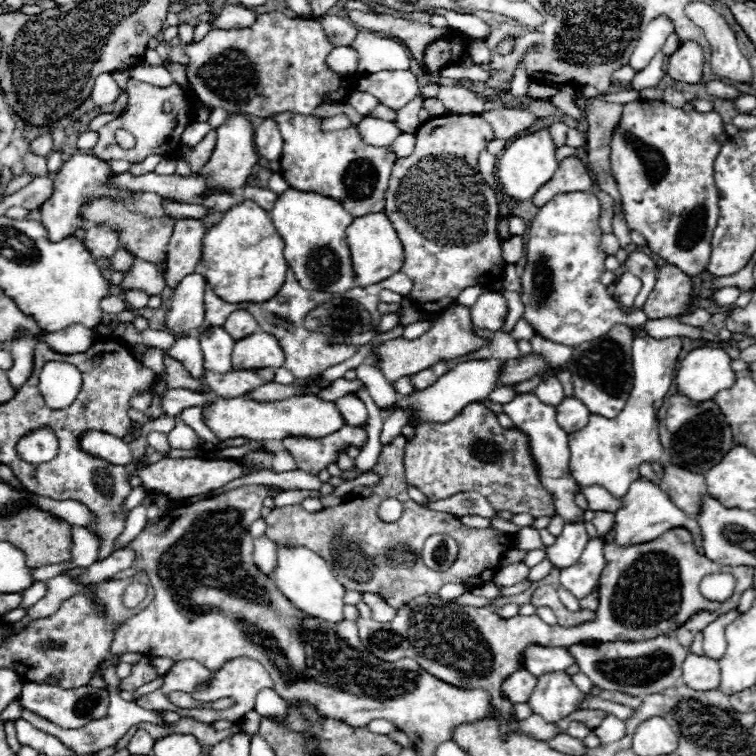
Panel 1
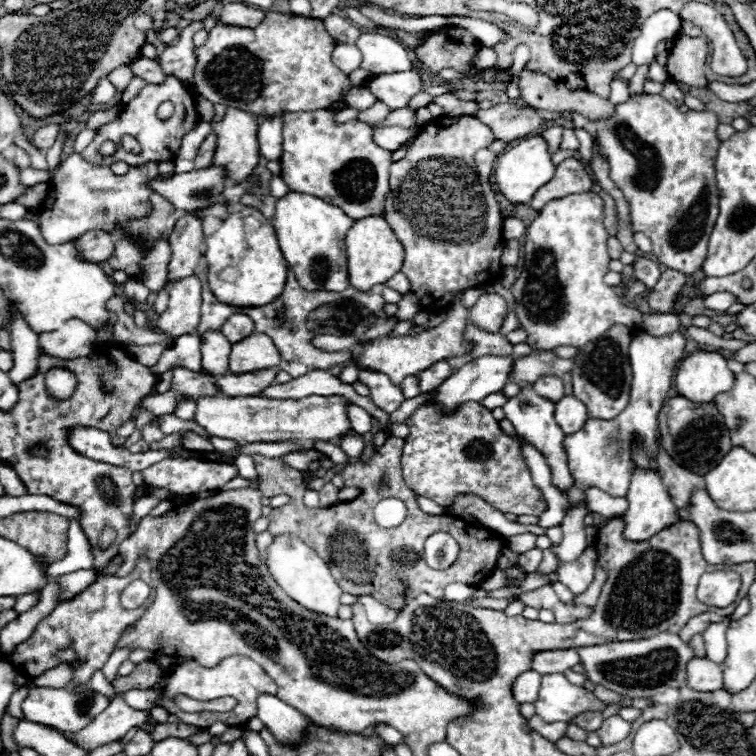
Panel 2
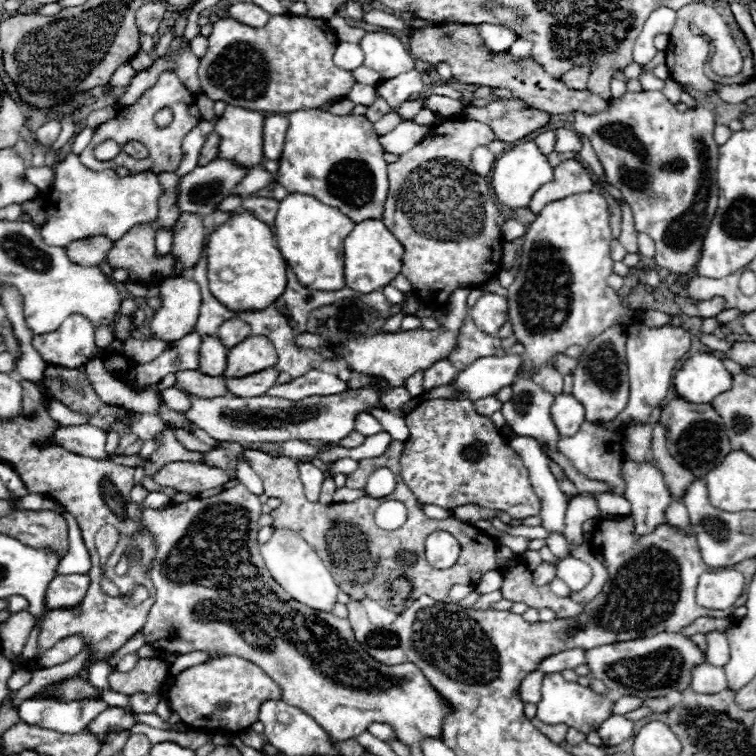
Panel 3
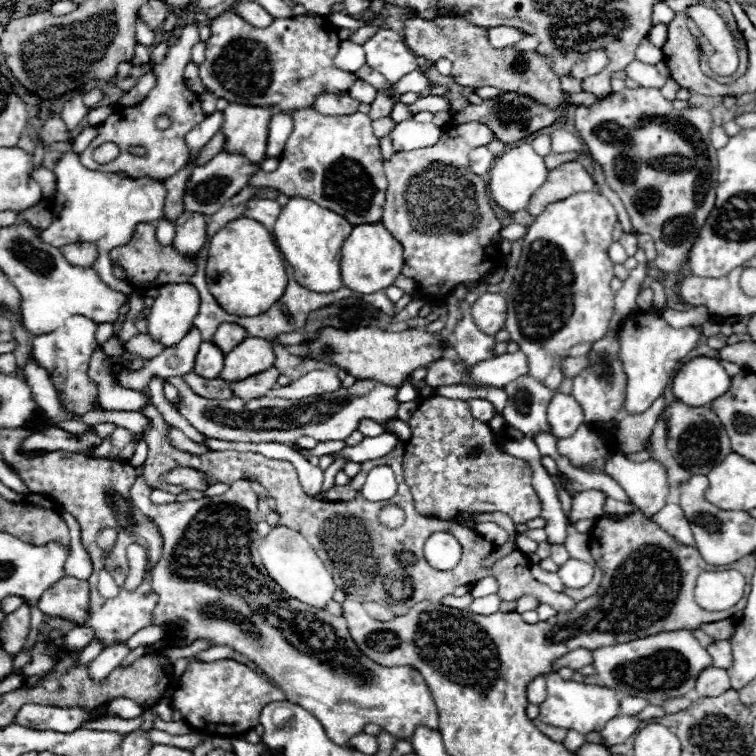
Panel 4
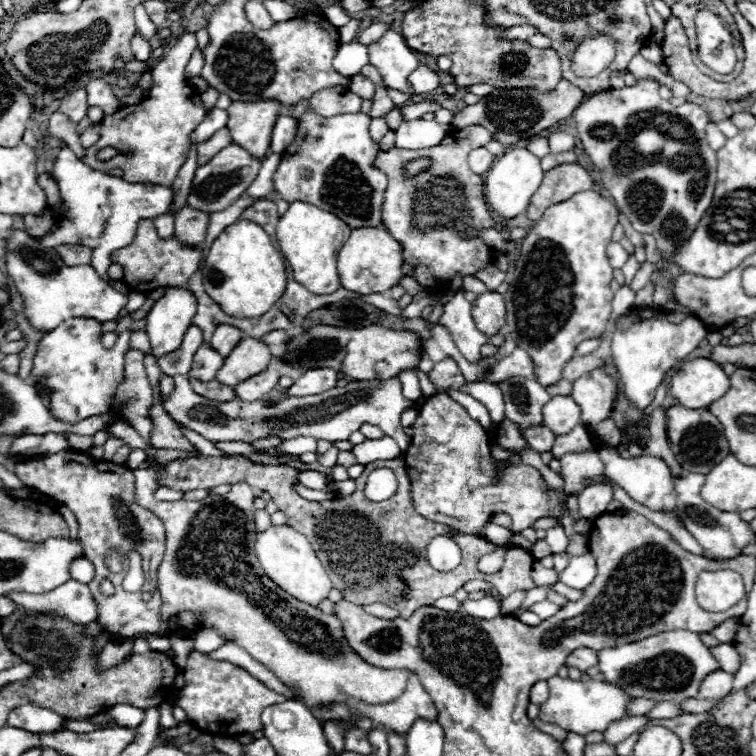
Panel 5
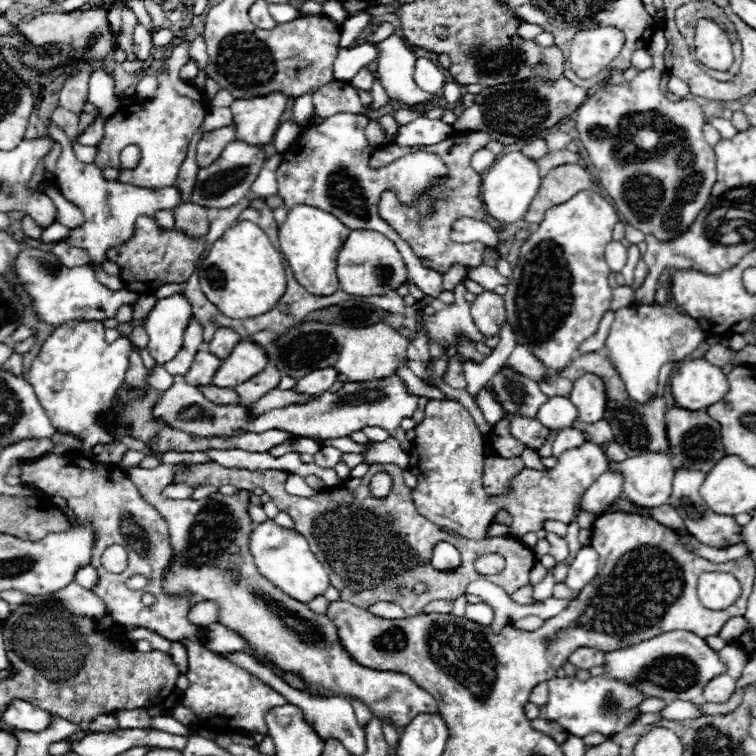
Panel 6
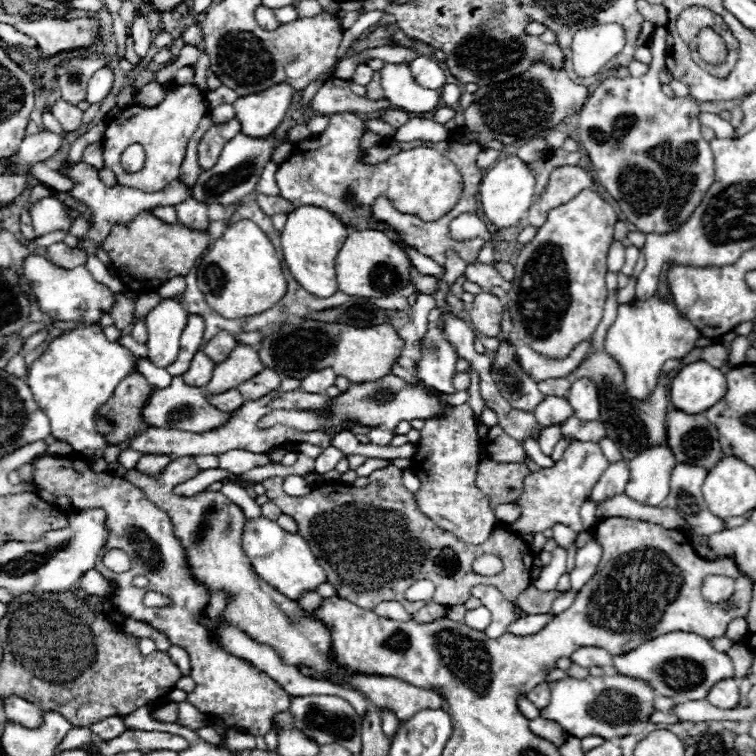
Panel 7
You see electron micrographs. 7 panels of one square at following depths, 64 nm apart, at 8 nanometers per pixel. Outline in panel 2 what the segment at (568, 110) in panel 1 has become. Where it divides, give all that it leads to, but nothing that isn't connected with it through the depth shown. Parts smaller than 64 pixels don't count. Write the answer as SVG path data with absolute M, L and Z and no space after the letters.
M632 94L626 102L622 104L616 104L614 108L614 114L604 118L604 120L588 120L584 118L582 114L572 114L572 122L574 122L574 128L584 128L596 142L598 146L598 152L600 156L606 158L608 166L610 166L610 180L622 190L624 198L628 200L630 204L630 212L632 212L632 228L634 232L644 232L648 234L648 238L652 240L654 244L654 256L658 258L660 264L664 264L666 268L670 270L678 270L678 272L684 272L684 274L692 274L696 270L700 270L704 258L706 258L706 252L708 252L708 238L710 238L710 232L712 232L712 226L716 224L716 216L718 216L718 188L716 188L716 156L718 156L718 148L720 148L720 140L716 136L716 128L718 128L718 116L710 110L702 110L702 112L696 112L696 110L688 110L688 112L680 112L676 106L672 106L668 100L664 100L660 94Z

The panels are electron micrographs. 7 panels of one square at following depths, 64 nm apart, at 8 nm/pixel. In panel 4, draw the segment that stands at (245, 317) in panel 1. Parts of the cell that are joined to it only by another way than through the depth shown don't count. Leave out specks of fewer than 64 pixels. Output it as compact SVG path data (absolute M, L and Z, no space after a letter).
M224 322L224 324L218 326L218 330L216 330L212 342L214 342L224 354L228 354L228 352L230 352L236 344L240 344L246 336L248 336L248 334L246 334L246 330L244 330L242 326Z

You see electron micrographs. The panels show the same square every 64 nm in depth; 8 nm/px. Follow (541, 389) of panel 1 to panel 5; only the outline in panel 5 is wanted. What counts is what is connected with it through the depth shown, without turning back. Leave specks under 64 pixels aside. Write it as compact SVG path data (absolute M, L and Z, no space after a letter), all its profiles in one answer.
M578 192L576 196L568 198L566 202L552 204L544 216L532 226L526 234L520 256L514 268L514 280L504 294L506 302L506 332L516 340L520 348L524 348L534 364L536 364L536 380L544 386L552 386L562 378L564 364L574 356L576 346L582 340L596 338L604 334L608 328L610 312L612 312L612 298L614 292L610 288L612 282L612 266L606 258L608 246L608 232L614 230L618 224L618 210L616 206L600 196L598 192Z

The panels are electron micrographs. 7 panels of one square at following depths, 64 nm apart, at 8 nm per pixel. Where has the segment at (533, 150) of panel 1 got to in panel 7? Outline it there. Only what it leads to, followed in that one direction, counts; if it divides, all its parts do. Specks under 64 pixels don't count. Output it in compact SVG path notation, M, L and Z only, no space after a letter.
M508 156L500 162L496 162L482 178L480 184L480 204L484 216L494 224L498 230L500 228L510 228L516 226L518 220L528 212L528 208L534 202L534 174L528 170L528 166L518 158L518 156Z

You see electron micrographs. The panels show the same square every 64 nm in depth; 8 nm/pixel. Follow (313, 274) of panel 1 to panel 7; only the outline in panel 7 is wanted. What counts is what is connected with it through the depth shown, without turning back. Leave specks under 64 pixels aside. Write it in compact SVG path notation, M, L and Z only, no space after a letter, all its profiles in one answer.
M298 206L288 214L288 222L282 230L282 254L290 274L296 282L318 298L330 298L336 294L336 274L334 260L344 240L348 238L348 228L328 210L318 206Z

